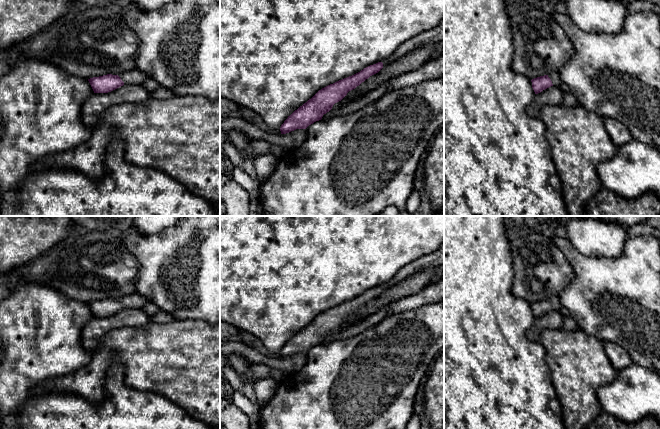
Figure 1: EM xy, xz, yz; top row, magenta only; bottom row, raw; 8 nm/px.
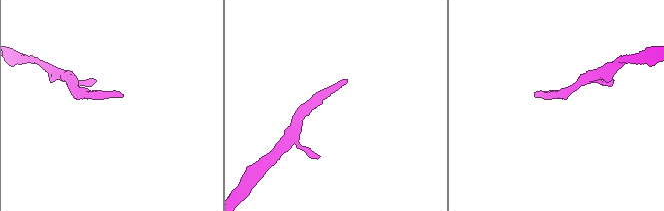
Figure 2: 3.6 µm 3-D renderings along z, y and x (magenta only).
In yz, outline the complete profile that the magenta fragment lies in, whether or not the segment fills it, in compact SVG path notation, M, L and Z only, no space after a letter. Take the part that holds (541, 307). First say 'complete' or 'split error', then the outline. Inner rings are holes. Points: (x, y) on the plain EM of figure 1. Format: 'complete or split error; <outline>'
split error; M552 296L548 299L534 302L531 304L531 306L535 318L538 318L551 310L559 311L562 304L558 296Z

